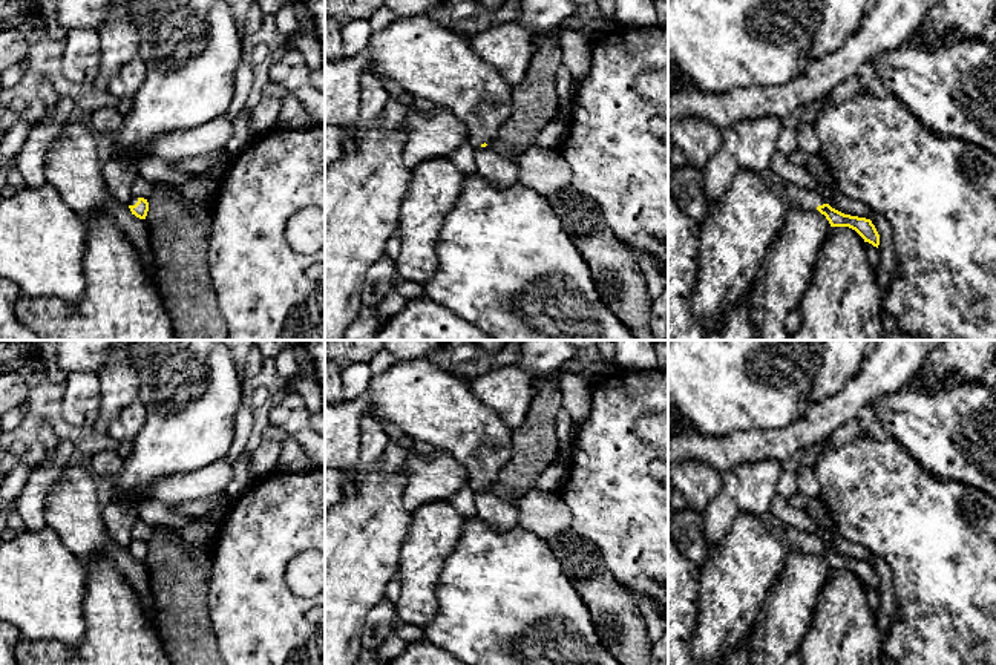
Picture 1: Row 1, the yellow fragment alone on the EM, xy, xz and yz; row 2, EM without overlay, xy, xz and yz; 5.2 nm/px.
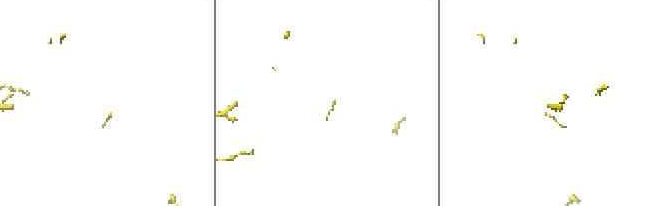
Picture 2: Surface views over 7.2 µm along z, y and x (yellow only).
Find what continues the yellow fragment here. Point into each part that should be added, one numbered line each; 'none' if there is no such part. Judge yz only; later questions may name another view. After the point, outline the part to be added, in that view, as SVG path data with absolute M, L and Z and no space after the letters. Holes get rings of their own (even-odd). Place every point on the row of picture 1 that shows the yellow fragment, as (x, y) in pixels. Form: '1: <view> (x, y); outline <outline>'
1: yz (736, 236); outline M771 169L760 173L740 170L734 176L725 196L708 207L706 219L700 222L699 271L691 306L708 331L720 331L728 311L752 293L757 274L788 213L792 208L817 210L823 204L821 195L786 182Z

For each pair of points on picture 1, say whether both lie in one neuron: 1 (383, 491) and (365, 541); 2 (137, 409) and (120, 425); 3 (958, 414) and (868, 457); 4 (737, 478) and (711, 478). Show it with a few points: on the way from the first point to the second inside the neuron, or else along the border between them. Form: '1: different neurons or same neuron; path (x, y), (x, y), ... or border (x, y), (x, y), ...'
1: same neuron; path (377, 503), (376, 517), (366, 529)
2: same neuron; path (132, 414), (124, 422)
3: different neurons; border (889, 435), (923, 468)
4: different neurons; border (722, 474), (720, 491), (702, 509)

